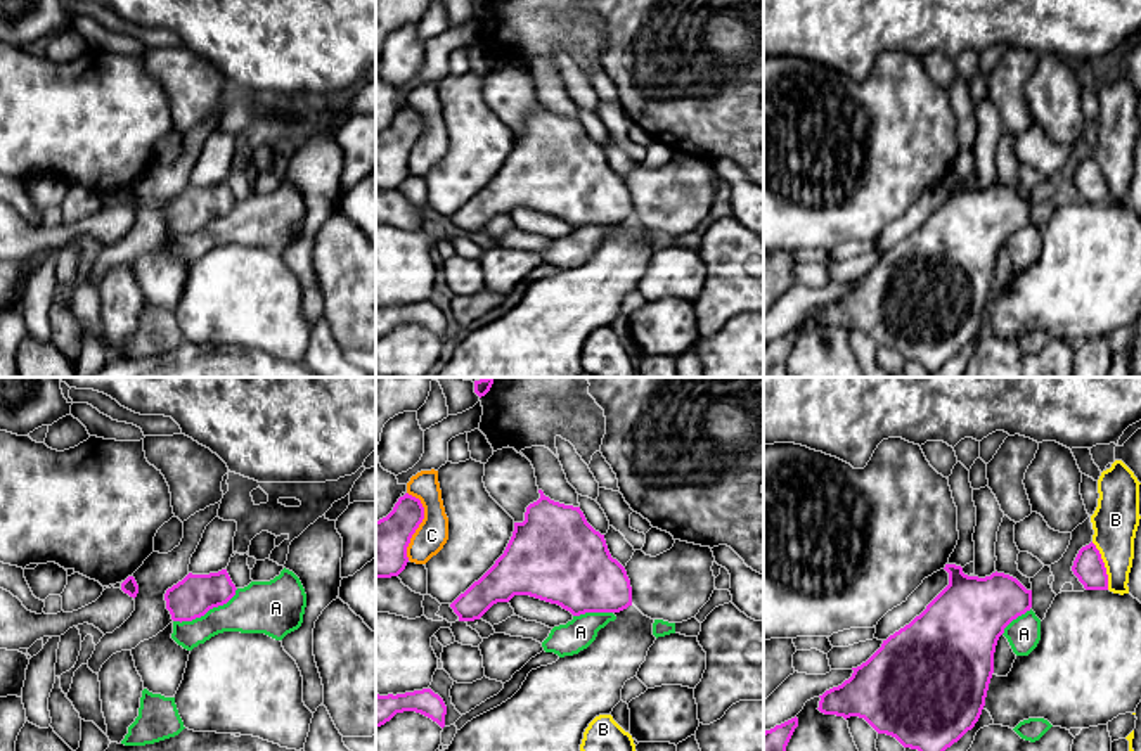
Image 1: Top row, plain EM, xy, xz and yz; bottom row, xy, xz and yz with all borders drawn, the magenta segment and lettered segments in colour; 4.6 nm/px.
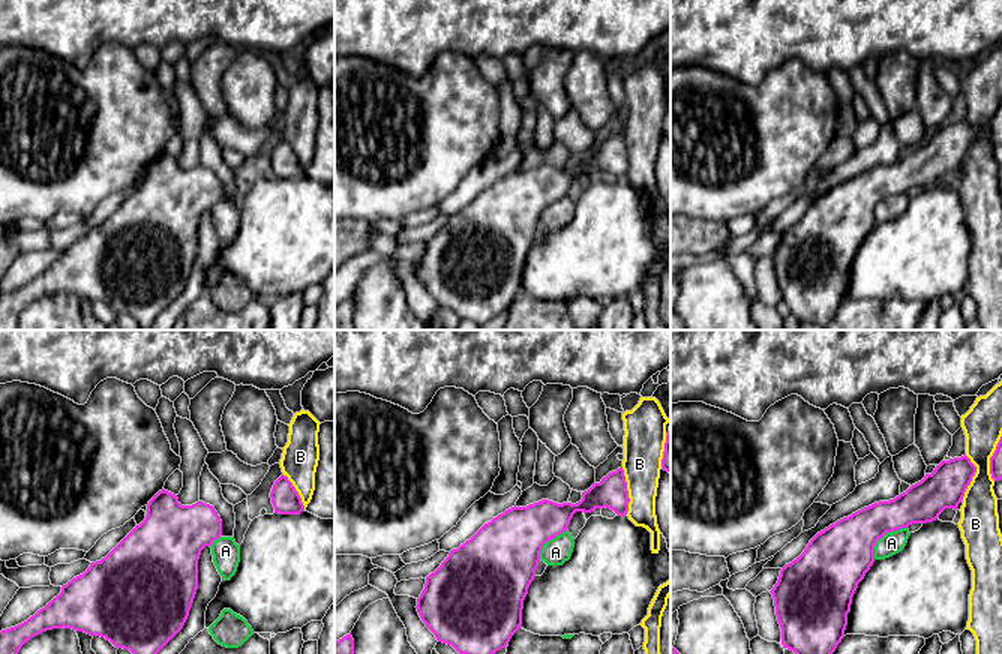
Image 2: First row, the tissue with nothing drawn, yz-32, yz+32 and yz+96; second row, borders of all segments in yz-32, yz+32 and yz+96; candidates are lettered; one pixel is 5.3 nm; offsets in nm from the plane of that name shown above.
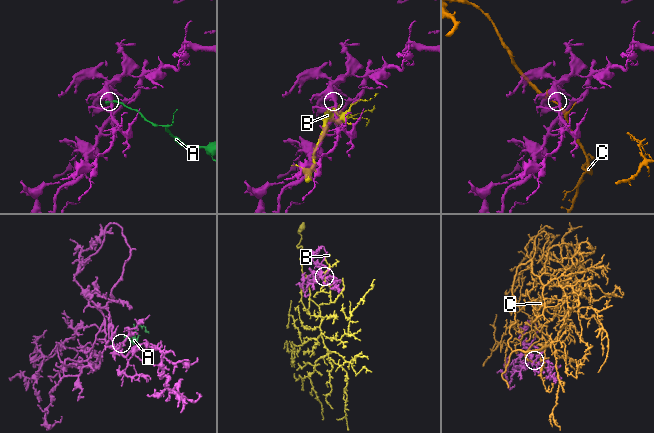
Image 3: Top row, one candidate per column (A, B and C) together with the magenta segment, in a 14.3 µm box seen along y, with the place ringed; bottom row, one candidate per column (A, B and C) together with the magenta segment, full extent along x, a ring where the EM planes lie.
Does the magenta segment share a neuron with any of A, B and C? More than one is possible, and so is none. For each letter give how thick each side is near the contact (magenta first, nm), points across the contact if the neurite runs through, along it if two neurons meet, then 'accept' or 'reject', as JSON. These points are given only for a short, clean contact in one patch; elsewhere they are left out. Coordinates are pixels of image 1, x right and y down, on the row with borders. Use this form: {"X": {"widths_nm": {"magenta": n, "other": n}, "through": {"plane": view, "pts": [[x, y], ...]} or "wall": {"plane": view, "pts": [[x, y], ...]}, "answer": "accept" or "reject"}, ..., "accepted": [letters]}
{"A": {"widths_nm": {"magenta": 190, "other": 240}, "wall": {"plane": "xy", "pts": [[238, 589], [225, 603], [210, 608], [203, 615], [174, 622]]}, "answer": "reject"}, "B": {"widths_nm": {"magenta": 140, "other": 220}, "answer": "reject"}, "C": {"widths_nm": {"magenta": 280, "other": 150}, "answer": "reject"}, "accepted": []}

